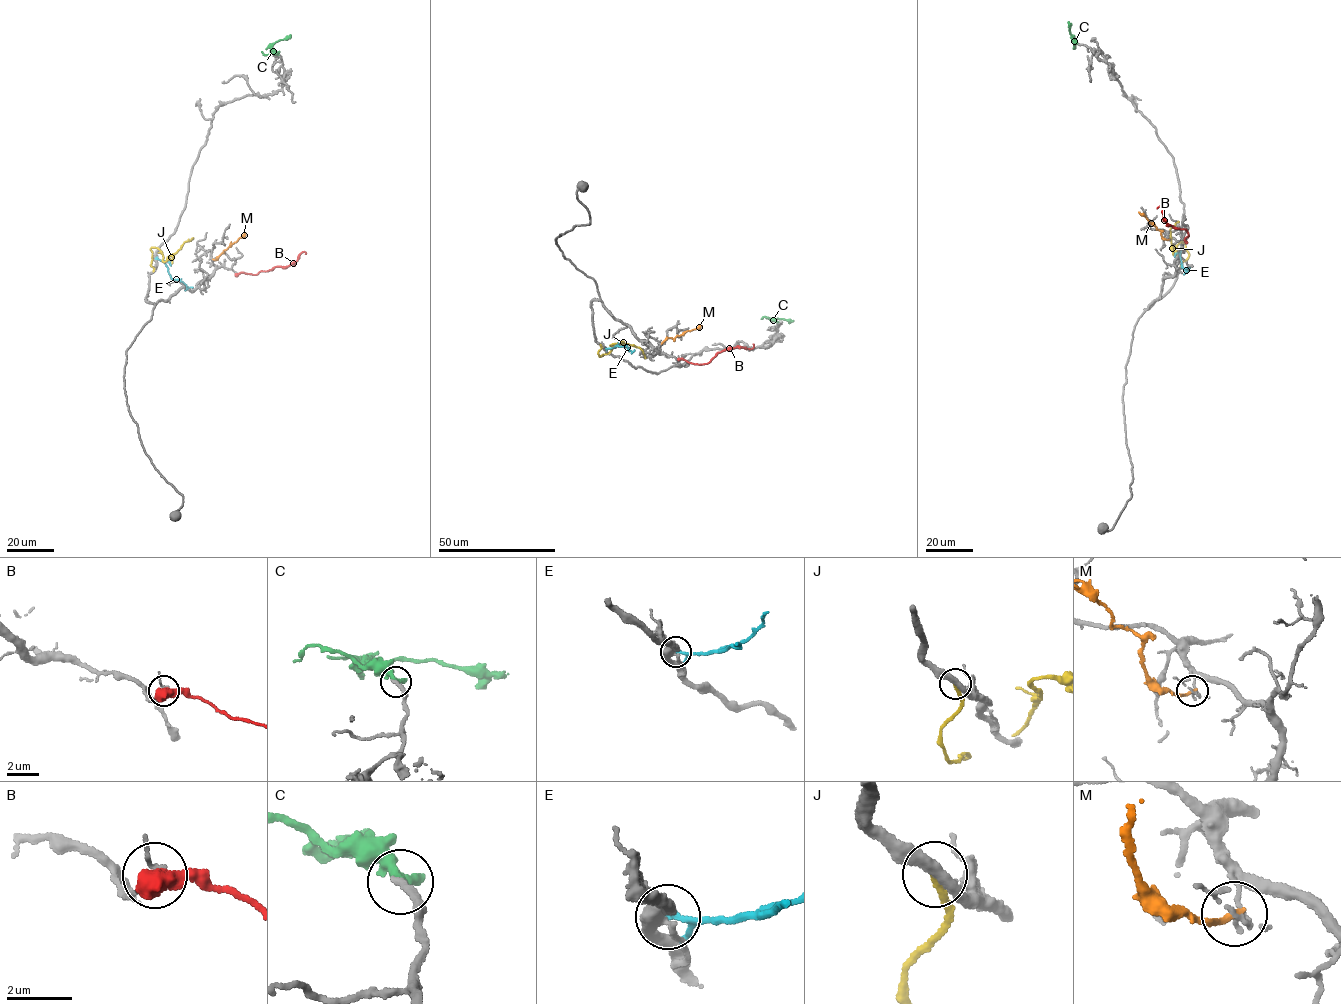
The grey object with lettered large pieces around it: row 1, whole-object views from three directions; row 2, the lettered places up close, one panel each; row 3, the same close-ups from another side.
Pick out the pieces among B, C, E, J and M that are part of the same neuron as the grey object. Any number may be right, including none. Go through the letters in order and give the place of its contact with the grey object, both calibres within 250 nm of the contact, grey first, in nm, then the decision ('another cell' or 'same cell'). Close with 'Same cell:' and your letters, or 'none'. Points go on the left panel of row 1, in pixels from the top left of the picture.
B: contact (236, 274); calibres 170 and 750 nm; another cell
C: contact (278, 54); calibres 260 and 240 nm; same cell
E: contact (156, 258); calibres 340 and 150 nm; another cell
J: contact (153, 271); calibres 360 and 200 nm; another cell
M: contact (213, 259); calibres 100 and 220 nm; another cell
Same cell: C

